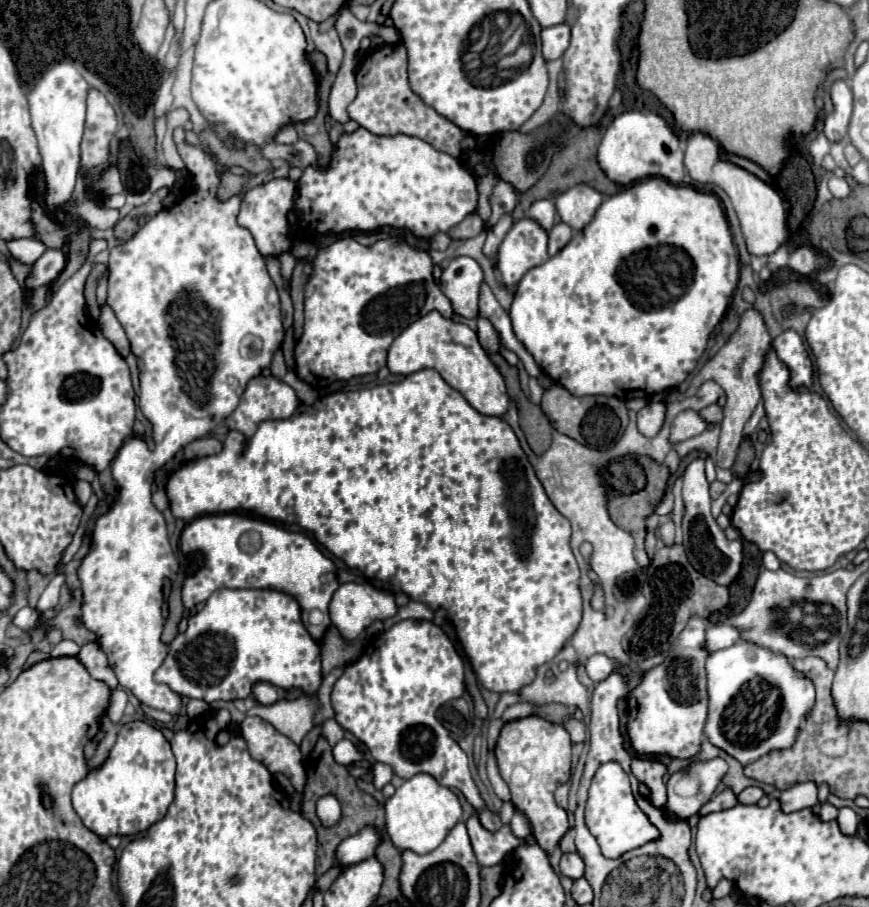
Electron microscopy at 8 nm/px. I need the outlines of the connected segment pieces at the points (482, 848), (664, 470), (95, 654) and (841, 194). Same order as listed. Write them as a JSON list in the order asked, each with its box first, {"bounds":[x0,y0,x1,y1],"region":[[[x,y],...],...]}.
[{"bounds":[466,816,522,866],"region":[[[472,816],[466,822],[466,828],[468,828],[472,848],[474,848],[474,854],[476,854],[476,860],[480,866],[502,864],[504,856],[522,844],[522,840],[512,834],[510,824],[504,824],[504,830],[490,832],[480,824],[480,820],[476,816]]]},{"bounds":[608,456,670,568],"region":[[[640,456],[638,462],[644,466],[644,472],[646,472],[646,478],[648,478],[646,488],[644,488],[642,492],[632,494],[632,496],[618,496],[618,494],[612,494],[612,498],[608,500],[608,514],[610,514],[612,522],[614,522],[618,528],[622,528],[622,530],[626,530],[626,532],[630,532],[630,534],[634,536],[634,540],[636,540],[634,558],[636,558],[636,562],[638,562],[642,568],[646,568],[648,562],[650,562],[650,558],[648,558],[648,554],[646,554],[646,550],[644,550],[646,518],[648,518],[648,516],[656,510],[656,506],[660,504],[660,500],[662,500],[662,496],[664,496],[664,490],[666,490],[666,484],[668,484],[668,478],[670,478],[670,470],[668,470],[668,466],[664,466],[664,464],[656,462],[656,460],[652,460],[650,456]]]},{"bounds":[78,644,118,690],"region":[[[84,644],[80,654],[78,654],[78,660],[84,664],[84,668],[90,672],[92,678],[96,680],[102,680],[104,684],[108,684],[110,690],[116,690],[118,688],[118,680],[108,664],[108,658],[106,654],[96,646],[96,644]]]},{"bounds":[830,178,850,198],"region":[[[832,178],[830,180],[830,190],[832,190],[832,194],[836,198],[846,198],[848,192],[850,192],[850,186],[848,186],[848,182],[844,178]]]}]

